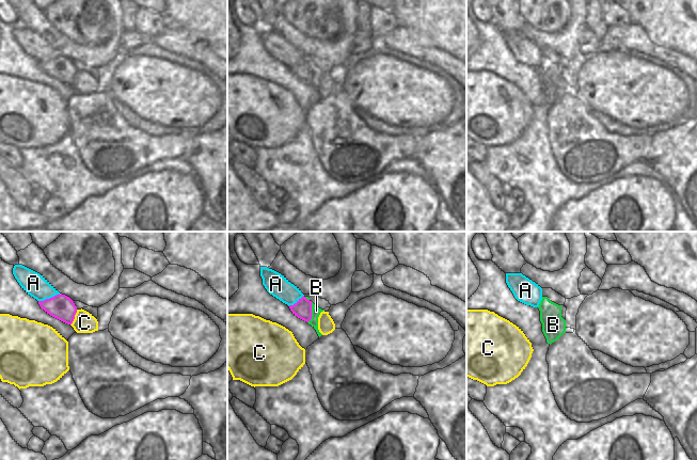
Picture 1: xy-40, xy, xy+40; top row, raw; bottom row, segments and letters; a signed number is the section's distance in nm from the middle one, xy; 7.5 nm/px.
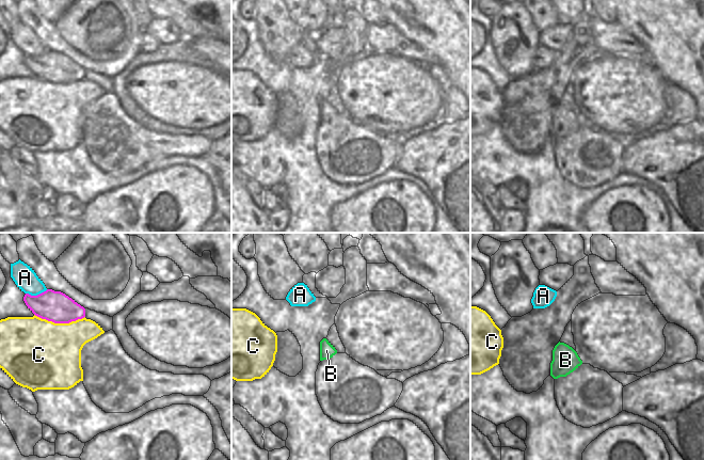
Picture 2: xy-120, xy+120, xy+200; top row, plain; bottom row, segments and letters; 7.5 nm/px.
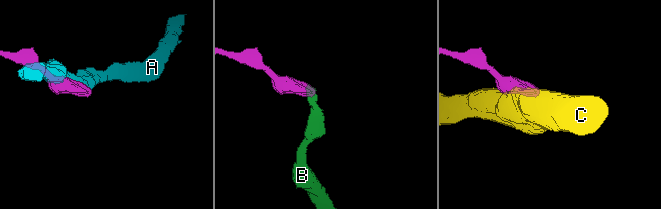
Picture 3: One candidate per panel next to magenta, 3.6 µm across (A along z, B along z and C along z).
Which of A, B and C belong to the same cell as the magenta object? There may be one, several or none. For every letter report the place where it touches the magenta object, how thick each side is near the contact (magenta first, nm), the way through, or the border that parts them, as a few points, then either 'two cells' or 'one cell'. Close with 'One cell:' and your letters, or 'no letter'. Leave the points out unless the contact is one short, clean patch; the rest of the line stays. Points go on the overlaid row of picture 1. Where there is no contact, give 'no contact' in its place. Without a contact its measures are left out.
A: contact xy-40 (50, 298); calibres 190 and 170 nm; two cells
B: contact xy (311, 313); calibres 140 and 70 nm; way xy (302, 308), (311, 313), (316, 311); one cell
C: contact xy-40 (74, 317); calibres 190 and 160 nm; two cells
One cell: B

